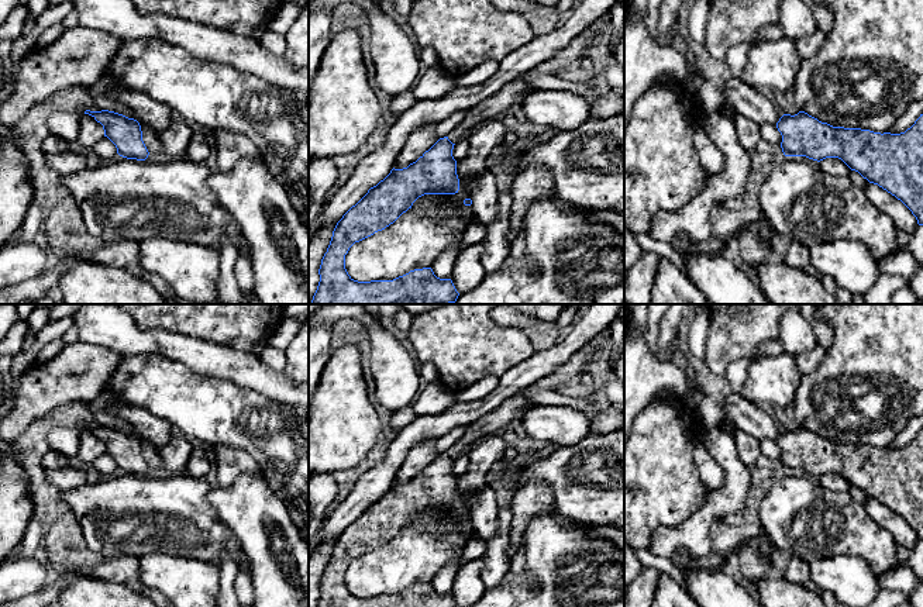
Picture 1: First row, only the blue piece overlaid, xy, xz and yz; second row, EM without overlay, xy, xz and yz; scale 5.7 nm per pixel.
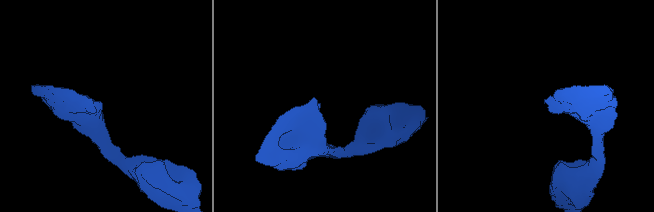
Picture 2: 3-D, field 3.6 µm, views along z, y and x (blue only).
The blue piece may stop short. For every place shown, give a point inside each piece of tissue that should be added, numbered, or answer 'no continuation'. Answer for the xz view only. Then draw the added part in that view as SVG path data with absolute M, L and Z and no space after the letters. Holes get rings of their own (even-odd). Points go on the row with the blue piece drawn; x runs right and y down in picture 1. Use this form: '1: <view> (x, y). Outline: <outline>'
1: xz (508, 97). Outline: M527 79L510 80L493 96L466 110L464 120L447 135L448 139L452 144L458 144L475 125L499 118L504 111L517 108L523 99L533 90L535 89Z

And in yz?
no continuation

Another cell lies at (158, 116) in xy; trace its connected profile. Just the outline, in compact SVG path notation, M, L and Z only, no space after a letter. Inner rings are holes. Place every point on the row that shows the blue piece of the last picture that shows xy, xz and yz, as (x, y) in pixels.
M103 73L110 90L118 99L120 106L125 106L132 110L137 121L142 121L158 134L169 128L172 121L172 110L156 100L149 99L141 92L127 89L118 79L111 73Z

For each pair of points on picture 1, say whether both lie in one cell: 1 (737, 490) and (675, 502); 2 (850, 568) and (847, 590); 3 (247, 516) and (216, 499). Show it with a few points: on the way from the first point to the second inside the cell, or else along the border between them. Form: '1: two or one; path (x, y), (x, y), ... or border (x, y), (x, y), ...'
1: two; border (712, 492), (686, 520)
2: one; path (850, 573), (850, 585)
3: one; path (240, 509), (223, 499)

